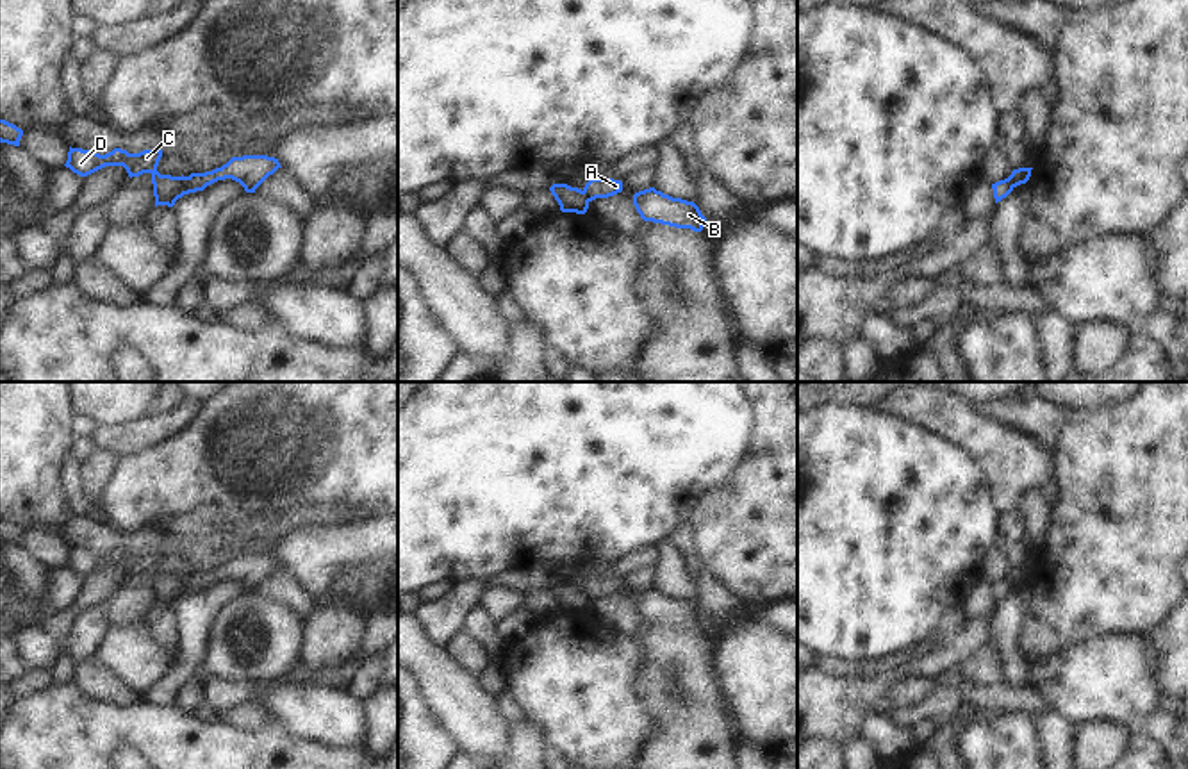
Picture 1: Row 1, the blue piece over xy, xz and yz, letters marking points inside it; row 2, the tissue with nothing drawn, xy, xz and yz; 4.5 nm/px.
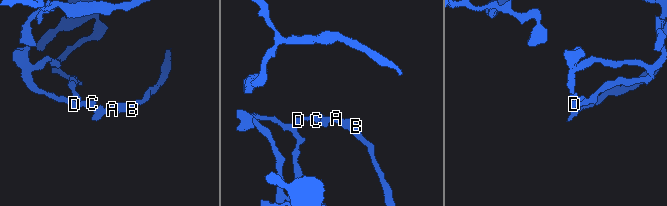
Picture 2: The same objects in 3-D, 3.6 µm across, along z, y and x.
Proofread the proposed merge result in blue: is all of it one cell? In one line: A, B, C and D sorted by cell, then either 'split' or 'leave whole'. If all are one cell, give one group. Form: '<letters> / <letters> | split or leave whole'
A B / C D | split

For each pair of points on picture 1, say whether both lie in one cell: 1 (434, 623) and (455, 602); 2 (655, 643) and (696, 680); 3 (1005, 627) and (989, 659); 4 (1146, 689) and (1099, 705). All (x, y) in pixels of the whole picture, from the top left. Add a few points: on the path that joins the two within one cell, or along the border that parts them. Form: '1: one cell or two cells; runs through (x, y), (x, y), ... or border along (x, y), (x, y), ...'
1: one cell; runs through (439, 618), (450, 607)
2: one cell; runs through (666, 650), (685, 669)
3: two cells; border along (989, 641), (999, 653), (1005, 678)
4: one cell; runs through (1135, 689), (1115, 689), (1110, 694)

